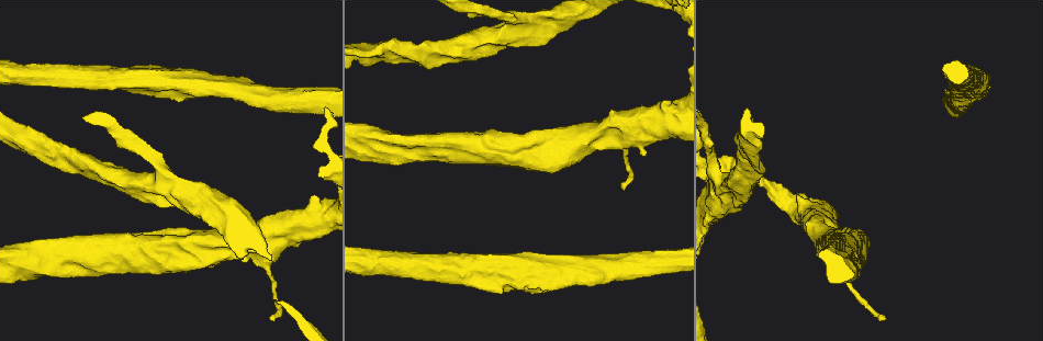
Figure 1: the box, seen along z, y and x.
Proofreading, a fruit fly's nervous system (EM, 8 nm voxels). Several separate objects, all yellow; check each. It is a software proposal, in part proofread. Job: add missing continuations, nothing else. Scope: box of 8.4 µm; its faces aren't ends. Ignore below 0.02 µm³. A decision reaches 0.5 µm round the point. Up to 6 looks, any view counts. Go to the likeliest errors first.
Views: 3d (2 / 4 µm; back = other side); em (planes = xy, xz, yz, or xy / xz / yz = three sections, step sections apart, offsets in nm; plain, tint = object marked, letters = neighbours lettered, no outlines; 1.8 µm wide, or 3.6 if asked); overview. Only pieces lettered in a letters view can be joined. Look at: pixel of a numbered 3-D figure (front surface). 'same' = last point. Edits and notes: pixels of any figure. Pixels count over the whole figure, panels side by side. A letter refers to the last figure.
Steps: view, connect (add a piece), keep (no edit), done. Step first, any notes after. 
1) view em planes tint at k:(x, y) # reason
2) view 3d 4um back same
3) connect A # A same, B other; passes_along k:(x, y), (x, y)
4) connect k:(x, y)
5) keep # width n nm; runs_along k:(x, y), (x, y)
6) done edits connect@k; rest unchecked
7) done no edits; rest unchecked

view em yz step 16 tint at 1:(521, 44) # thick end

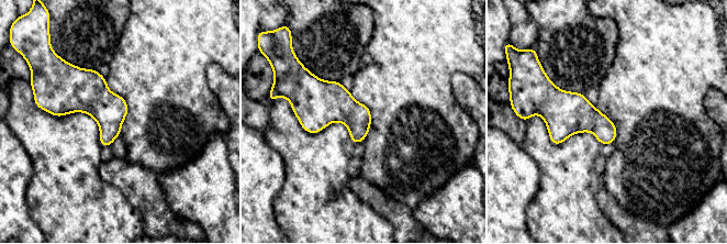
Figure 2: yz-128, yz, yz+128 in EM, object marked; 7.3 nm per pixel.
view em planes letters same # cut it another way

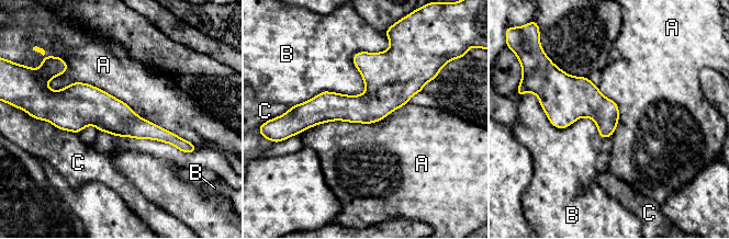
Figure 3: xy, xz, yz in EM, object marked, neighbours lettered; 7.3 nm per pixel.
keep # A other, B other, C other; border 3:(49, 88), (90, 83), (191, 143); no lettered piece goes on from it

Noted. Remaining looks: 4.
view em 3.6um xz step 16 tint at 1:(109, 250) # calibre changes

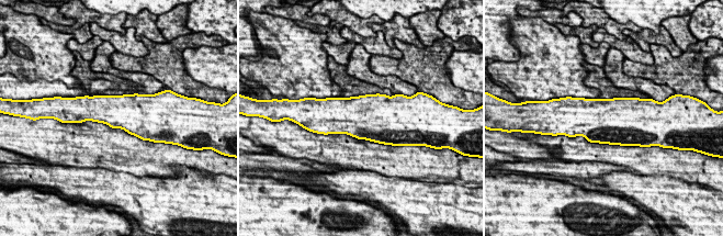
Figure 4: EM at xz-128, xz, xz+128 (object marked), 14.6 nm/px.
view em 3.6um yz step 4 tint same

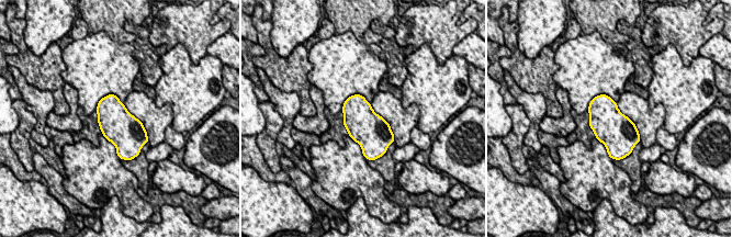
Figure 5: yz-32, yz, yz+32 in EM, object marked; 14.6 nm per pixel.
view em 3.6um yz step 4 letters same # see the neighbours

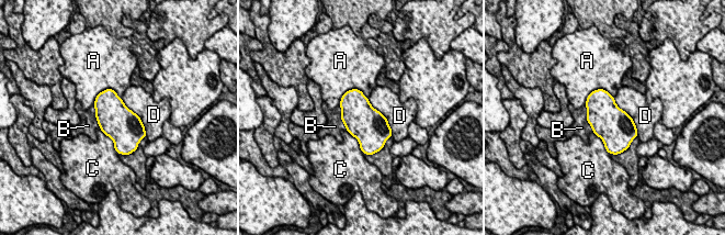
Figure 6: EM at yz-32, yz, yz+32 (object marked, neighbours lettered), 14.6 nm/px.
keep # width 500 nm; A other, B other, C other, D other; border 6:(613, 97), (632, 119), (637, 136); none of them fits

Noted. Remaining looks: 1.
view em 3.6um yz step 16 letters at 1:(15, 264)

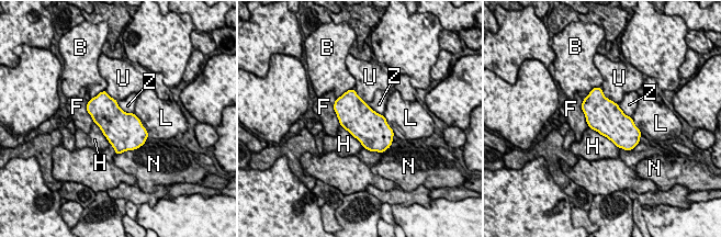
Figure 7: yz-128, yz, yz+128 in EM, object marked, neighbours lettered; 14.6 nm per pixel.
keep # width 480 nm; B other, F other, H other, L other, N other, U other, Z other; no lettered piece goes on from it

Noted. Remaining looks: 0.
done no edits; rest unchecked

